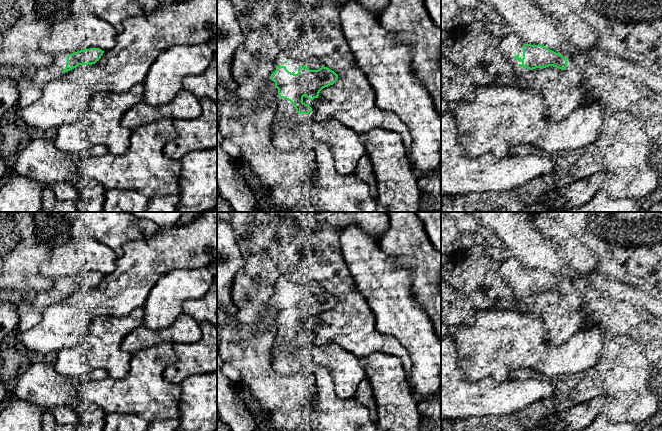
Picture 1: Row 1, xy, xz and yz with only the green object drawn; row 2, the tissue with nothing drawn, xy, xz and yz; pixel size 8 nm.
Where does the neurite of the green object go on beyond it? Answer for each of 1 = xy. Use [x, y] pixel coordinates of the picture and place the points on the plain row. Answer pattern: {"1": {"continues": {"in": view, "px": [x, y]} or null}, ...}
{"1": {"continues": {"in": "xy", "px": [30, 314]}}}

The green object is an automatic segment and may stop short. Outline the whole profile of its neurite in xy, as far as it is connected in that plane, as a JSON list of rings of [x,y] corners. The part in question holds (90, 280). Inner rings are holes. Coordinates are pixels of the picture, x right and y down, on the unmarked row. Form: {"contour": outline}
{"contour": [[[99,272],[80,274],[66,282],[56,282],[48,292],[38,292],[32,300],[21,300],[15,304],[19,316],[18,331],[28,331],[40,323],[43,311],[52,303],[76,292],[79,289],[95,288],[104,275]]]}

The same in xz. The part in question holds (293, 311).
{"contour": [[[277,290],[270,302],[275,306],[275,311],[278,313],[278,319],[274,321],[277,331],[272,348],[276,352],[277,350],[284,350],[282,347],[285,342],[290,345],[286,348],[300,348],[300,339],[312,336],[312,332],[303,326],[303,321],[306,320],[308,324],[318,322],[323,312],[333,309],[337,305],[338,299],[324,290],[318,294],[310,294],[306,290],[299,290],[297,298],[289,296],[285,290]]]}

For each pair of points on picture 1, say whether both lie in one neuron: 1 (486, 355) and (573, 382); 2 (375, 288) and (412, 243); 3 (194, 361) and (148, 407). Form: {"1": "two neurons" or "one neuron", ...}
{"1": "two neurons", "2": "two neurons", "3": "two neurons"}

